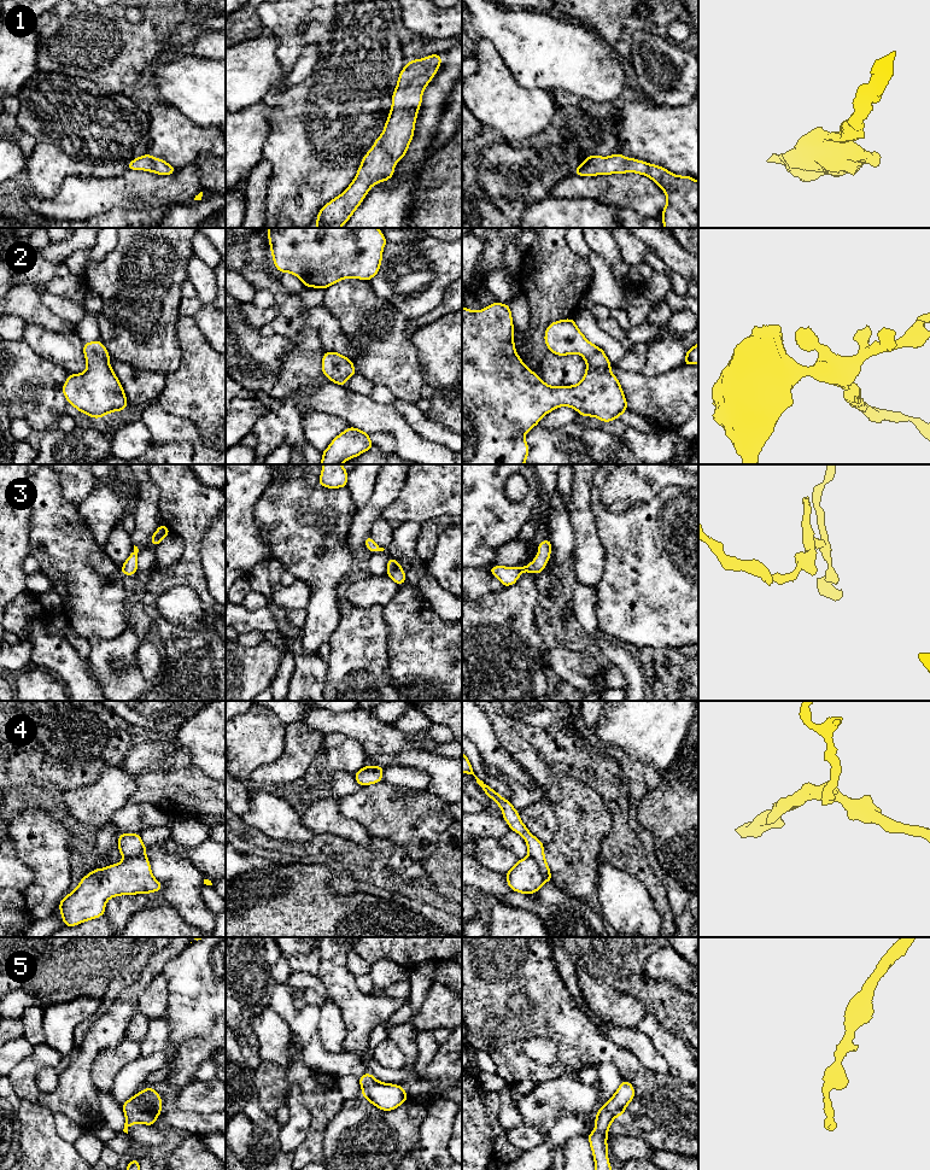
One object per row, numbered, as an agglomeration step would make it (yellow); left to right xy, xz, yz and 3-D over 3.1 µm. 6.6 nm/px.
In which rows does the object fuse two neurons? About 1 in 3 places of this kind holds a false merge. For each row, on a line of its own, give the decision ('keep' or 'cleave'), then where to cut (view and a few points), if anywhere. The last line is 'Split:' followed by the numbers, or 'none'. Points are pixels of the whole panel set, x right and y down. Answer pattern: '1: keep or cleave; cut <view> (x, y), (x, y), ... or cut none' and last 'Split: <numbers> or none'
1: keep; cut none
2: keep; cut none
3: keep; cut none
4: cleave; cut yz (528, 855), (537, 864), (544, 881)
5: keep; cut none
Split: 4

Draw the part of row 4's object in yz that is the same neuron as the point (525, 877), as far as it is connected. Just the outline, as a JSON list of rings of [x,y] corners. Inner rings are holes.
[[[528,855],[508,871],[505,879],[511,890],[522,894],[534,894],[544,884],[544,877],[538,864]]]

